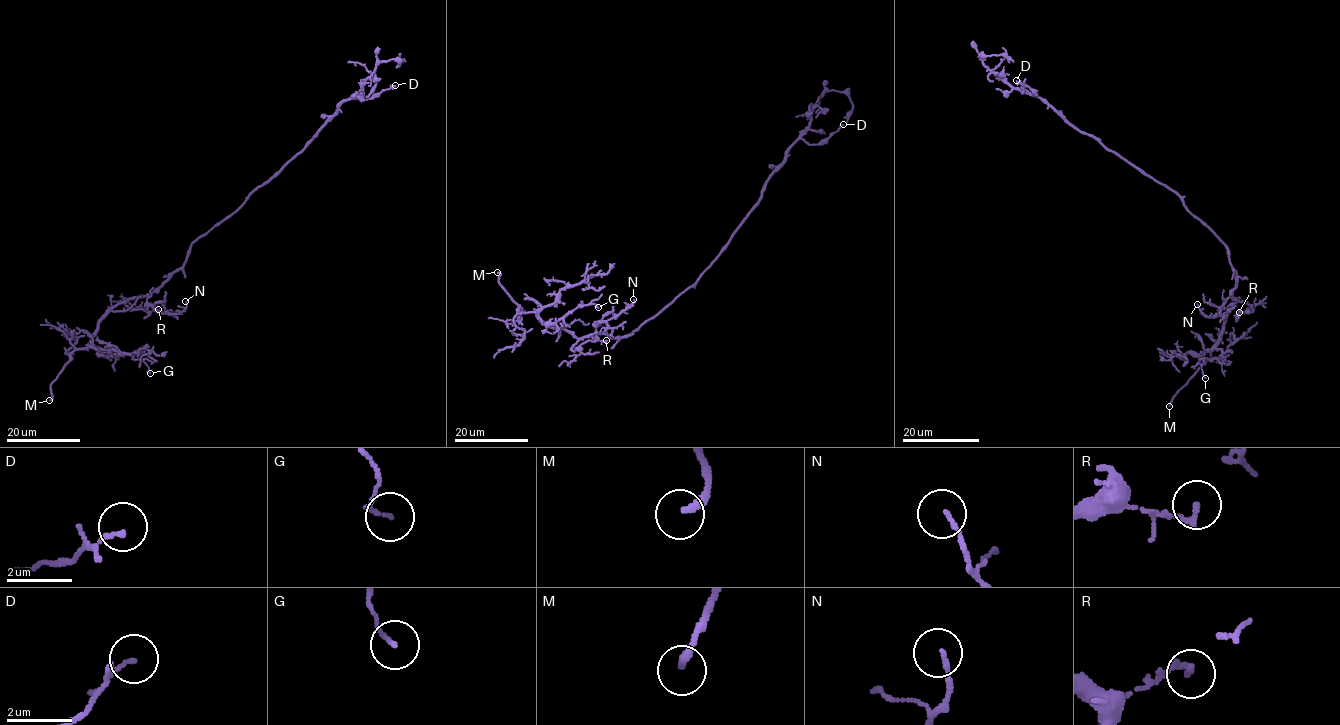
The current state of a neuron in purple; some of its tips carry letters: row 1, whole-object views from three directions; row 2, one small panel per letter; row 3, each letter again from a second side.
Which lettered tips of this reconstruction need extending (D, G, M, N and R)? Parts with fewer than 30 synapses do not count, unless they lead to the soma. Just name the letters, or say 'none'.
M

